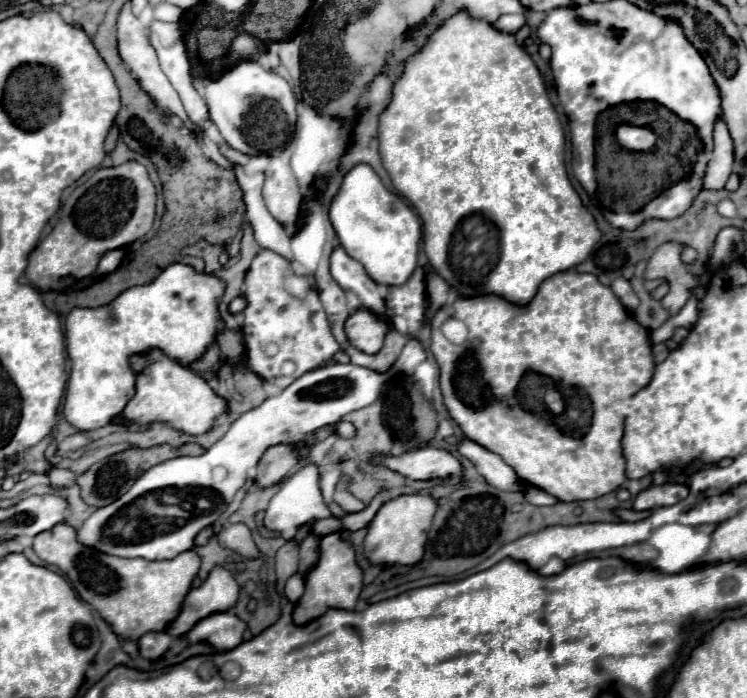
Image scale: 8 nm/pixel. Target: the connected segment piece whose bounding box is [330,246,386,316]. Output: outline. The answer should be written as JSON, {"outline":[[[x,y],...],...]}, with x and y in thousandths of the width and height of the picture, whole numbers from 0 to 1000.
{"outline":[[[447,352],[442,367],[442,393],[461,413],[477,418],[477,424],[503,450],[514,453],[517,436],[506,418],[506,407],[490,393],[487,381],[463,364],[458,352]]]}

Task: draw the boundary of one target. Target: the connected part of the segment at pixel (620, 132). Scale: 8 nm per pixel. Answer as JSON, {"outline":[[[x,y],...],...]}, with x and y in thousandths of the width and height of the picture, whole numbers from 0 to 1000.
{"outline":[[[830,178],[825,181],[825,201],[835,212],[876,212],[881,196],[865,181]]]}

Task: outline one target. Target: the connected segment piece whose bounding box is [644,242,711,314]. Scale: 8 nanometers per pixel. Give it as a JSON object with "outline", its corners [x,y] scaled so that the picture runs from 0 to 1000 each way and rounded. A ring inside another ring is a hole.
{"outline":[[[892,347],[886,350],[873,370],[867,372],[865,381],[865,401],[876,401],[876,398],[886,398],[897,407],[897,418],[885,433],[886,438],[897,447],[905,450],[916,436],[924,430],[926,417],[933,411],[946,411],[952,393],[946,391],[940,397],[932,397],[917,384],[913,375],[913,358],[916,350],[908,347]],[[908,424],[908,433],[900,433],[900,427]]]}

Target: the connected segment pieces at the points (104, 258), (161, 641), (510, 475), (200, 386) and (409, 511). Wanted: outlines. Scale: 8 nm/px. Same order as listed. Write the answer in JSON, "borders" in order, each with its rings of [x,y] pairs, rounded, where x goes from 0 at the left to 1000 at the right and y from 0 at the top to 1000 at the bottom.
{"borders":[[[[145,358],[145,361],[139,361],[139,364],[134,367],[134,375],[131,375],[131,381],[129,381],[129,390],[126,390],[126,393],[139,395],[139,393],[153,390],[153,387],[158,384],[158,378],[161,378],[163,367],[166,367],[166,361],[163,361],[163,358]]],[[[198,905],[185,917],[185,931],[190,943],[214,943],[228,926],[228,908],[225,905]]],[[[621,628],[613,636],[613,648],[637,668],[637,673],[653,688],[653,693],[669,702],[701,702],[701,693],[691,682],[691,676],[669,653],[653,648],[648,639],[637,636],[635,630]]],[[[198,501],[174,513],[174,524],[182,536],[179,567],[166,582],[166,596],[174,605],[228,605],[233,613],[249,622],[273,622],[284,613],[286,602],[303,593],[303,576],[292,570],[284,556],[252,524],[244,524],[238,516],[225,513],[214,501]]],[[[546,708],[533,711],[511,722],[501,745],[495,748],[495,759],[487,774],[487,794],[501,808],[554,808],[568,794],[570,768],[578,751],[578,742],[584,736],[586,716],[578,708]]]]}

